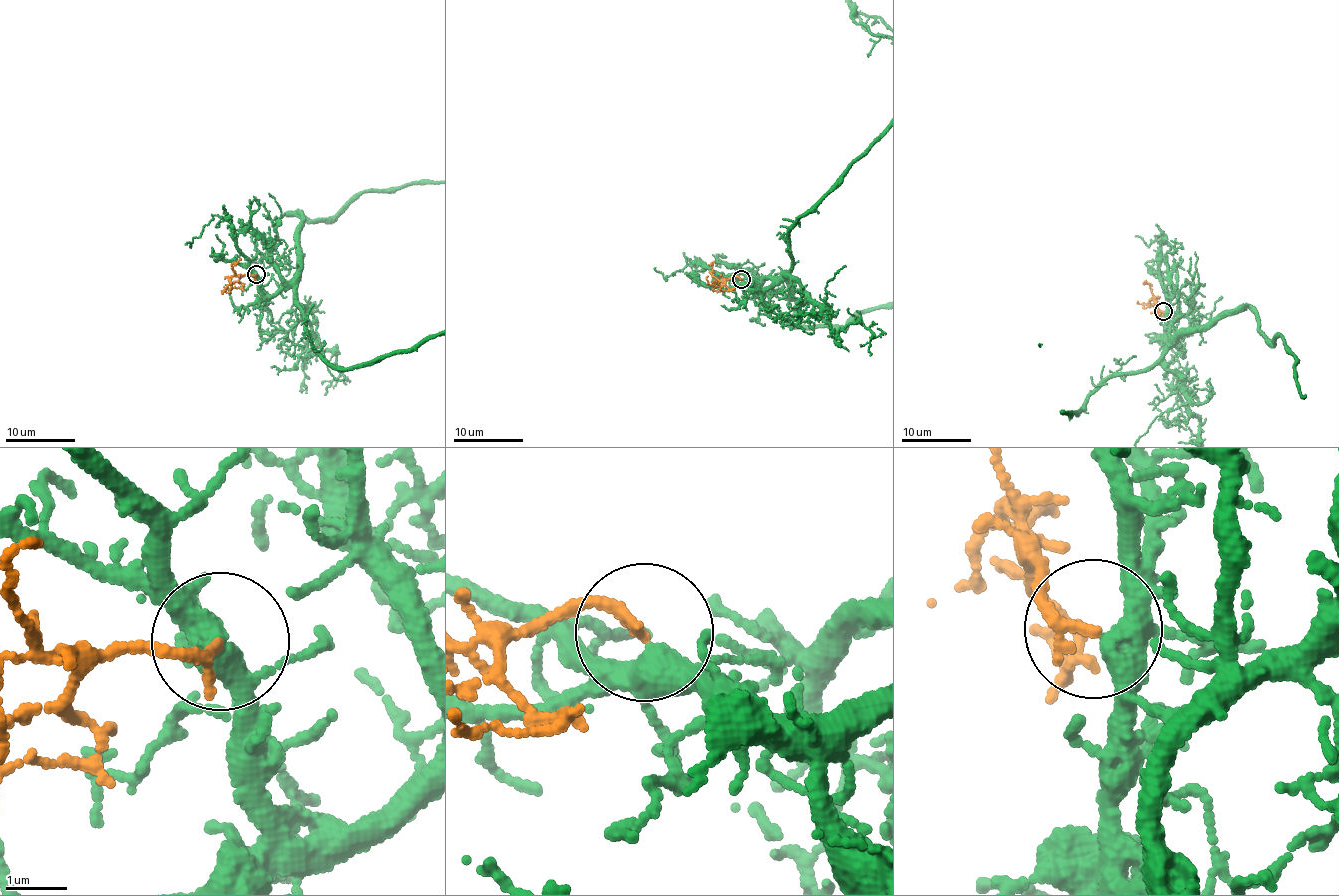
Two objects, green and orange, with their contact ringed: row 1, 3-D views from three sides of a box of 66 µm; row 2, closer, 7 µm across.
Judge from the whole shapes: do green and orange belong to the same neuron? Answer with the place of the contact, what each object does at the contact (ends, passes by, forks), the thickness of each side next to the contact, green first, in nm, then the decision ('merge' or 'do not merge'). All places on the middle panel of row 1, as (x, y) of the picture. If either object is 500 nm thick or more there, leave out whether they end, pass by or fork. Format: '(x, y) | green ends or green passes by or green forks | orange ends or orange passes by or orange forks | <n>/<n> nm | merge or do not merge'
(741, 279) | green forks | orange ends | 320/200 nm | merge

